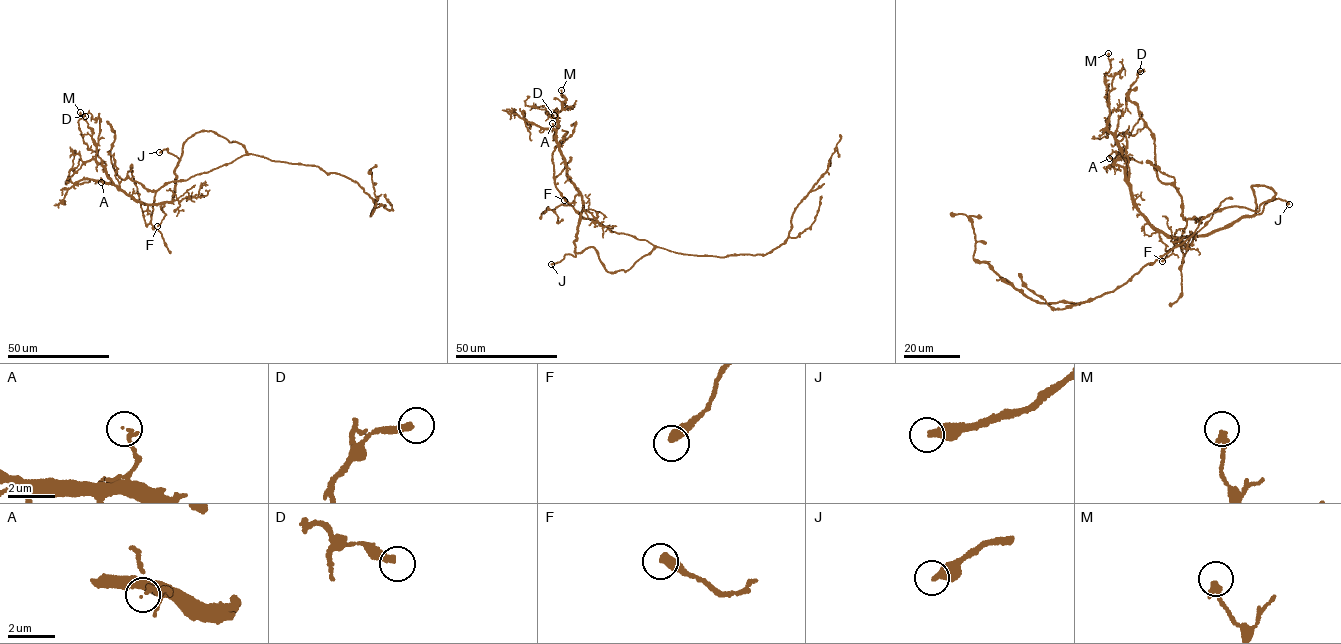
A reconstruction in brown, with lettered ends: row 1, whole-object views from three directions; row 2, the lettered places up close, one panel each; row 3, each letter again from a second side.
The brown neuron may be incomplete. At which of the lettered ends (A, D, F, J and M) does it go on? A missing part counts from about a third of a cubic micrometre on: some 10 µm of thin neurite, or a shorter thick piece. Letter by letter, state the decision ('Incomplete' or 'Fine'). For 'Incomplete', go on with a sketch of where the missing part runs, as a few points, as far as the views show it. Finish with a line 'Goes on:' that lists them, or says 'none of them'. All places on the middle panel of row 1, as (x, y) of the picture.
A: Fine
D: Fine
F: Fine
J: Incomplete
M: Fine
Goes on: J

